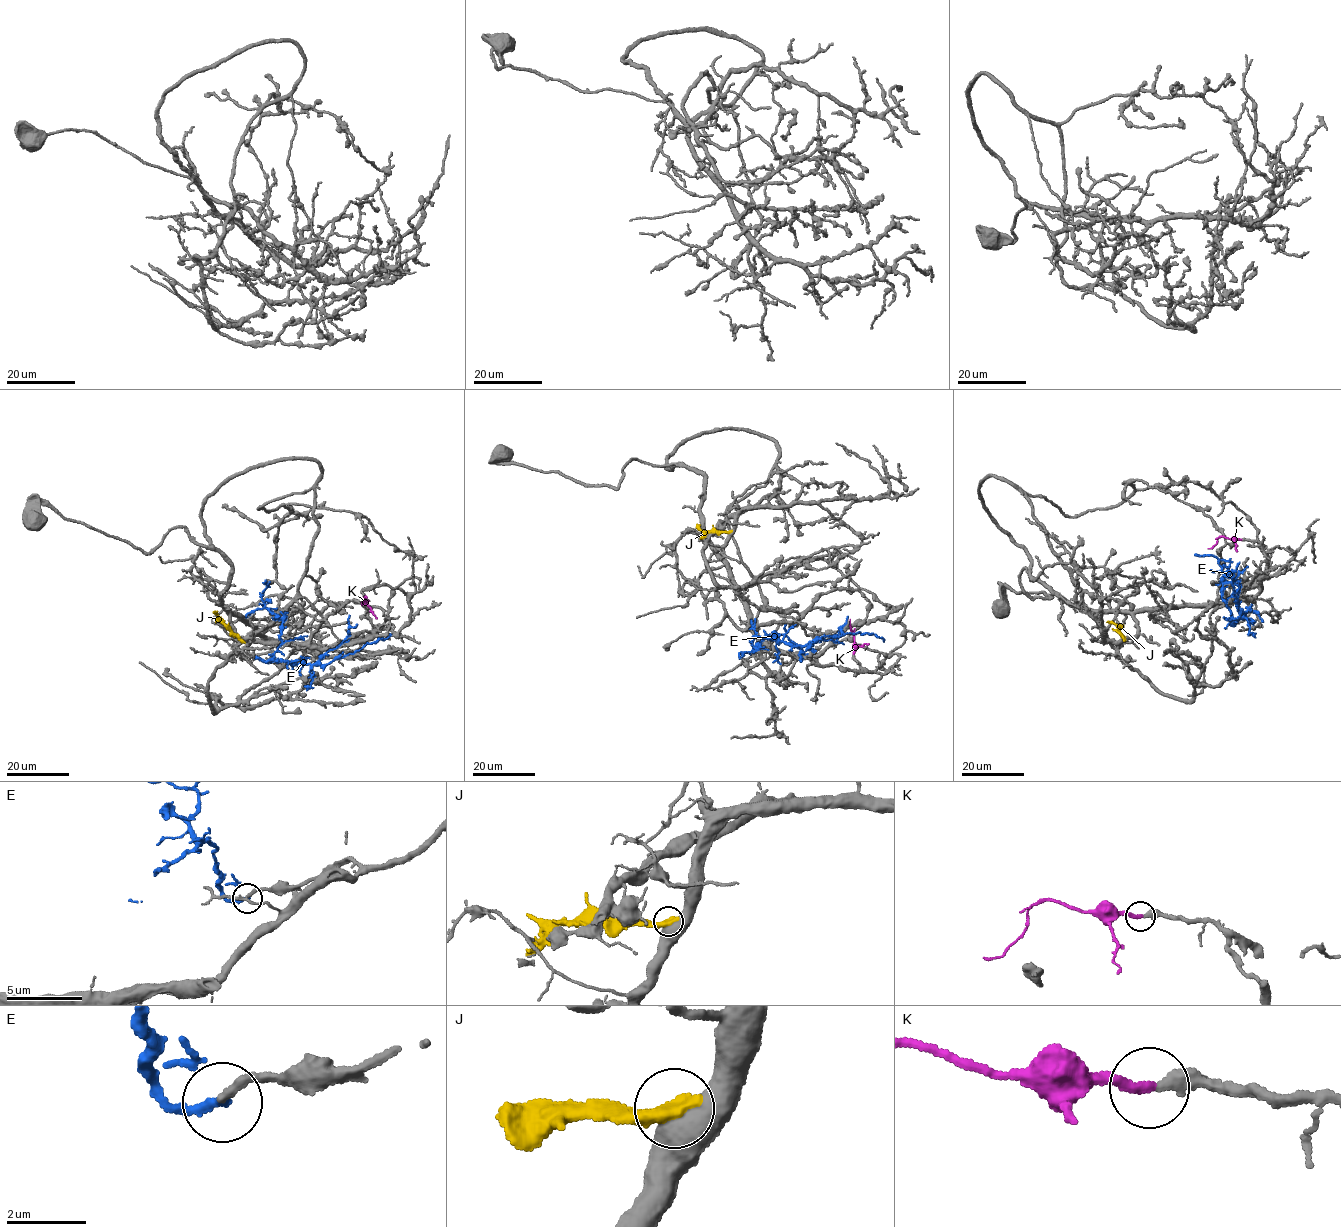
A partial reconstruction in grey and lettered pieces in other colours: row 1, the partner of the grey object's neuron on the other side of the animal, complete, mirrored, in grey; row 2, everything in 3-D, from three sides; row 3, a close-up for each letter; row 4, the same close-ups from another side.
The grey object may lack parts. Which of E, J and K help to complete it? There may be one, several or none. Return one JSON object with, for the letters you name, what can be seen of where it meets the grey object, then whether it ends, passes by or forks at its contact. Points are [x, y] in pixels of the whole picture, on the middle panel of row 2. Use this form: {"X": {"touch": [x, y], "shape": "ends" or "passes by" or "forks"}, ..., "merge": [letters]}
{"K": {"touch": [853, 653], "shape": "ends"}, "merge": ["K"]}

